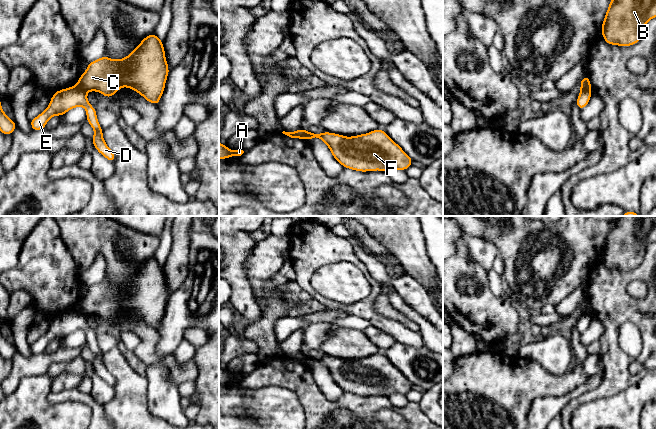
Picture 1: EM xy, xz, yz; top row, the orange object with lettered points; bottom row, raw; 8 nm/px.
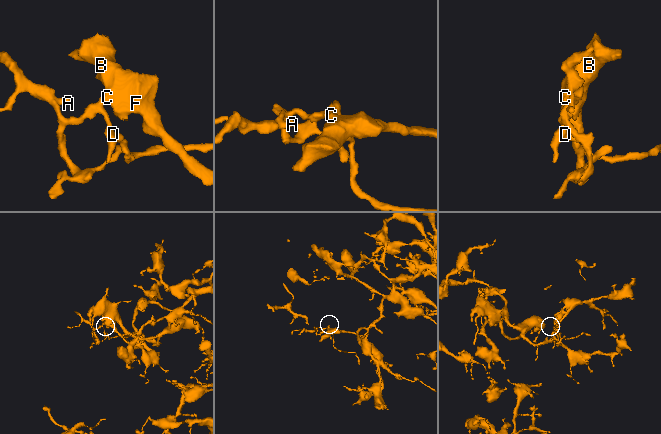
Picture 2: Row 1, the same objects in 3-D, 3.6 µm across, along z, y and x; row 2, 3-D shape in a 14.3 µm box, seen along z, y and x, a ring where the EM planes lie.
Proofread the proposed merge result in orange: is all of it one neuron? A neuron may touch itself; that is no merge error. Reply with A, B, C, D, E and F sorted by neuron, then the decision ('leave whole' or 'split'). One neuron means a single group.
A D E / B C F; split

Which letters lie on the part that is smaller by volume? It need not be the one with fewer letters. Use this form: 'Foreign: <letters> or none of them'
Foreign: A, D, E

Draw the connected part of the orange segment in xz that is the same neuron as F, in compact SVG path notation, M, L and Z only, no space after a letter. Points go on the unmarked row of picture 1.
M381 352L367 358L344 361L328 355L307 356L305 364L319 362L329 371L332 380L345 392L367 396L381 394L406 395L413 383L406 378Z

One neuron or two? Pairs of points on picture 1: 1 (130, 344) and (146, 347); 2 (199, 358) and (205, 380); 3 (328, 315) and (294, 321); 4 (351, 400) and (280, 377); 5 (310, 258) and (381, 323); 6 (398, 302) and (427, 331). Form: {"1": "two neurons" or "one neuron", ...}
{"1": "two neurons", "2": "one neuron", "3": "one neuron", "4": "one neuron", "5": "one neuron", "6": "one neuron"}

